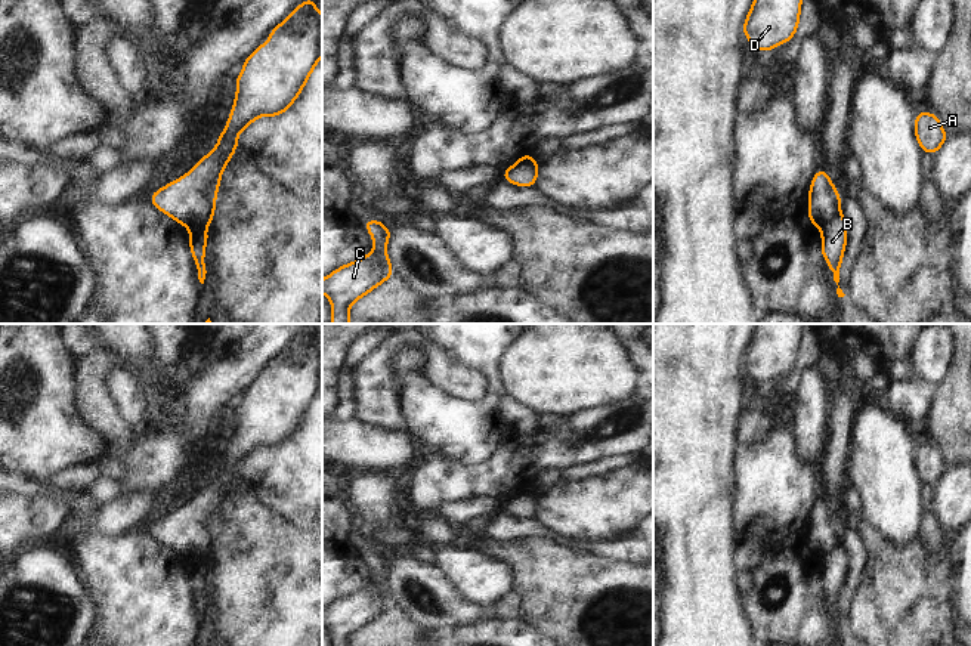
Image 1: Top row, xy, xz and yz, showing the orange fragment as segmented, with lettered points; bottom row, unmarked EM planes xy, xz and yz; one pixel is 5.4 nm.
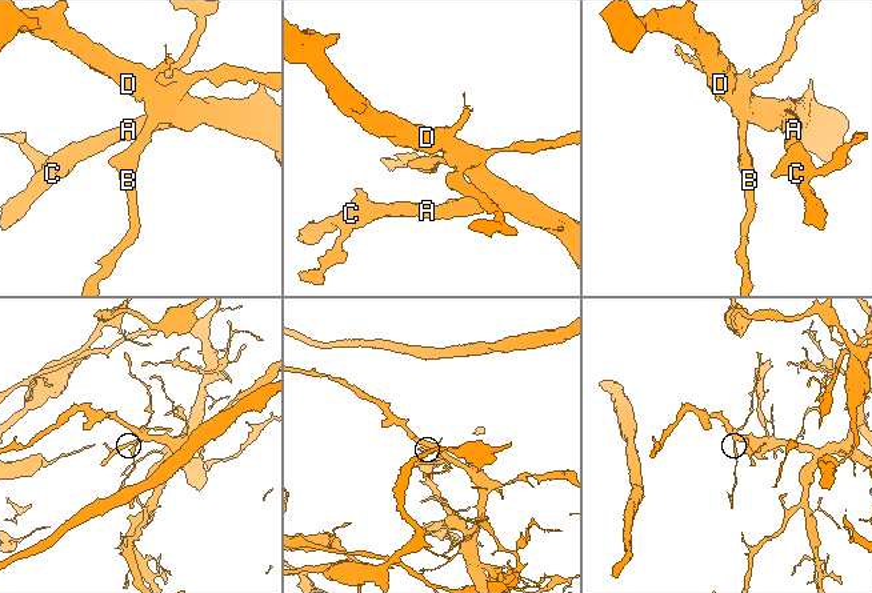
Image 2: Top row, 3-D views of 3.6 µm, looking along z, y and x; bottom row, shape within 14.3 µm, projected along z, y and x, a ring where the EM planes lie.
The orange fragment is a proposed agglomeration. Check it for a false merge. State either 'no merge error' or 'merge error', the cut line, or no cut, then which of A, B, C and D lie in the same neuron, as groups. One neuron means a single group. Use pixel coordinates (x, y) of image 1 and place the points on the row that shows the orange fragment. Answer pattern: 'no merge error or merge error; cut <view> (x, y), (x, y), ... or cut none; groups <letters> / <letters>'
merge error; cut yz (838, 210), (819, 228); groups A C D / B

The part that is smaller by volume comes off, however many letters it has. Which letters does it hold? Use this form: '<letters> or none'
B

